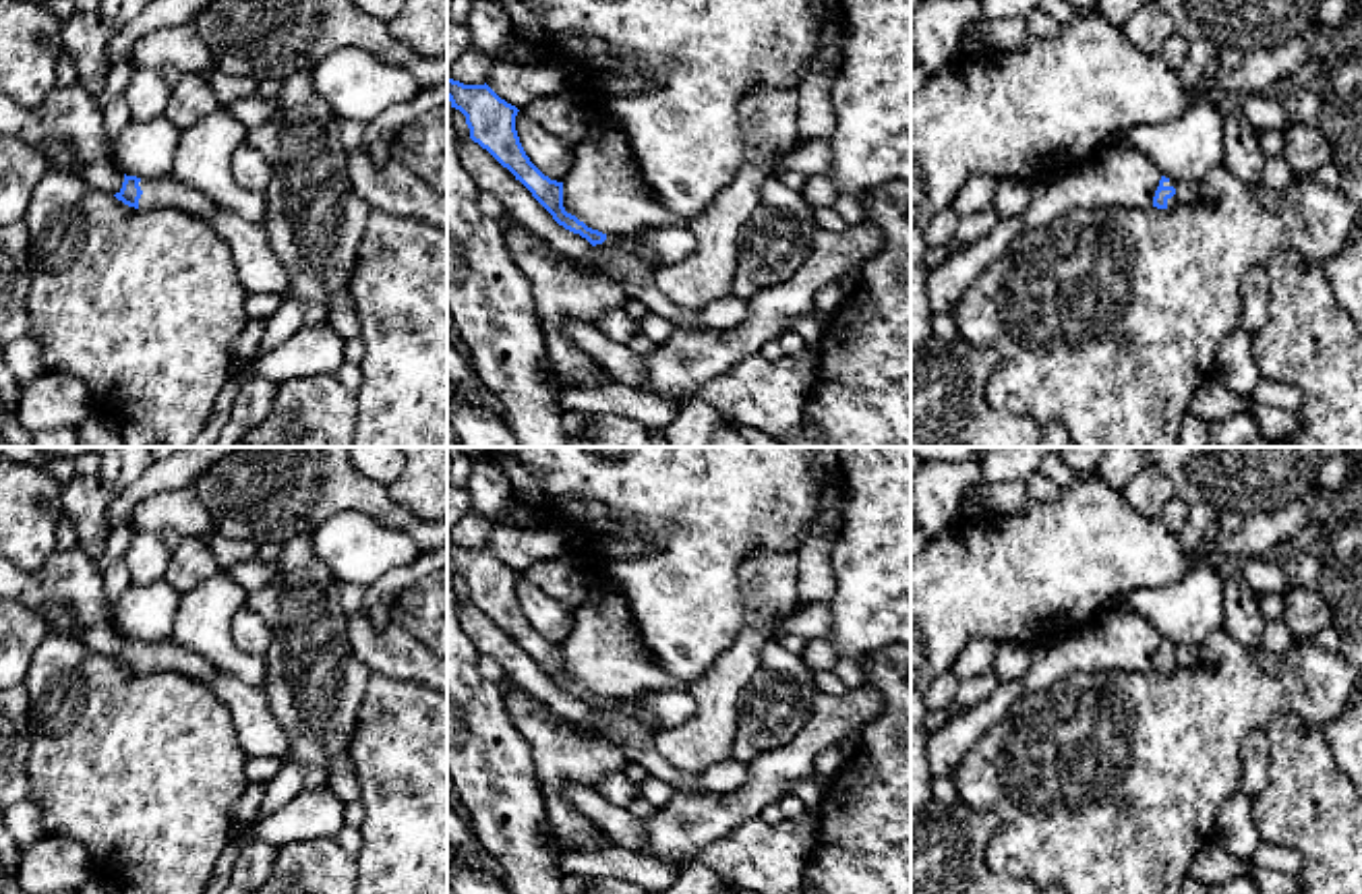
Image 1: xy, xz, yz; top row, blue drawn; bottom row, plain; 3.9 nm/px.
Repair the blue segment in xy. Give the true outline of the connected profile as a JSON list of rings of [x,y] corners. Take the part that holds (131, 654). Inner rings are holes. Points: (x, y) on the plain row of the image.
[[[124,637],[122,652],[114,660],[135,673],[170,670],[199,683],[207,683],[221,670],[211,660],[180,646],[172,637],[157,644],[141,644]]]

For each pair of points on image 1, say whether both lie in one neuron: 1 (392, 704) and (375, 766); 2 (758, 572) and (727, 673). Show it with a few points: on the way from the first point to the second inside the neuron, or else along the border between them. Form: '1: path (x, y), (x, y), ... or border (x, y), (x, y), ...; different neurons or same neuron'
1: path (392, 719), (390, 752); same neuron
2: path (758, 597), (756, 632), (746, 648); same neuron

